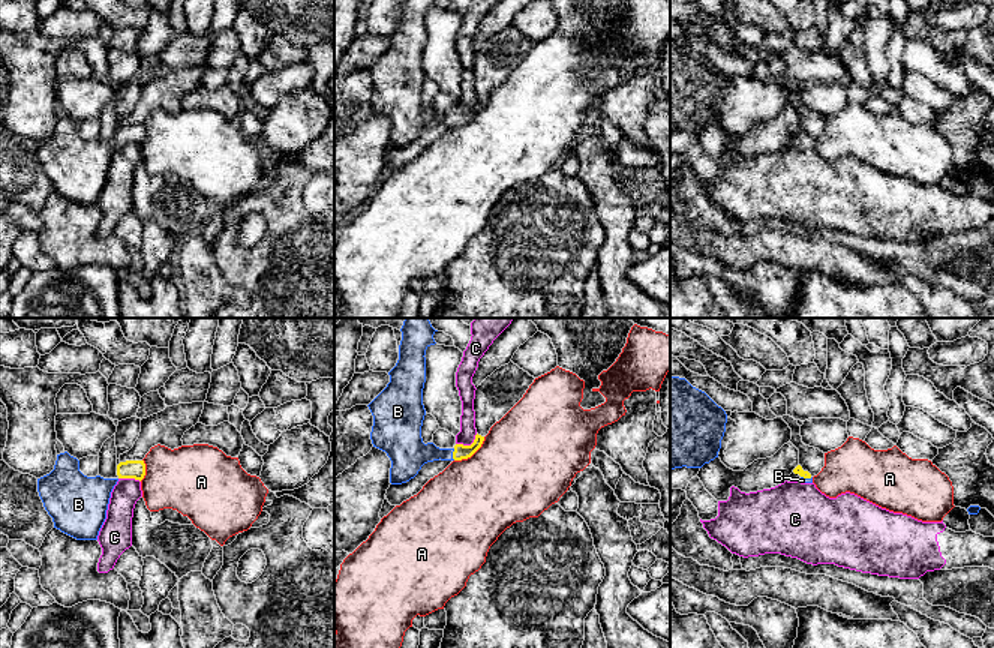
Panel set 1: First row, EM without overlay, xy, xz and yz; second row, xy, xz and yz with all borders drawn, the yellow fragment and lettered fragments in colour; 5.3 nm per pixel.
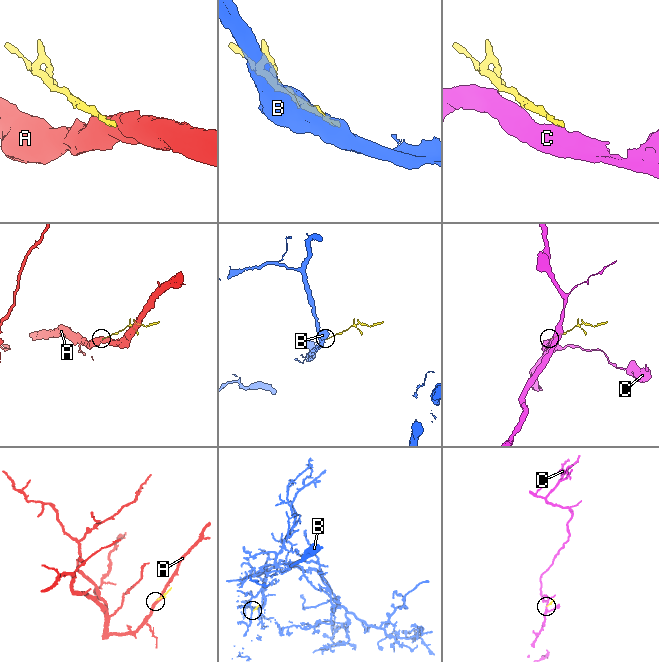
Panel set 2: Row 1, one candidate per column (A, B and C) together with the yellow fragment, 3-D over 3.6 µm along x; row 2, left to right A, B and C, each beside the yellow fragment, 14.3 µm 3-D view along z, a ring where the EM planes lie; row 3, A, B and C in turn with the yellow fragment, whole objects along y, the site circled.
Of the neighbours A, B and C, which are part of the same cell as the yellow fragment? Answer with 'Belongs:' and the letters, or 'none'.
Belongs: B

